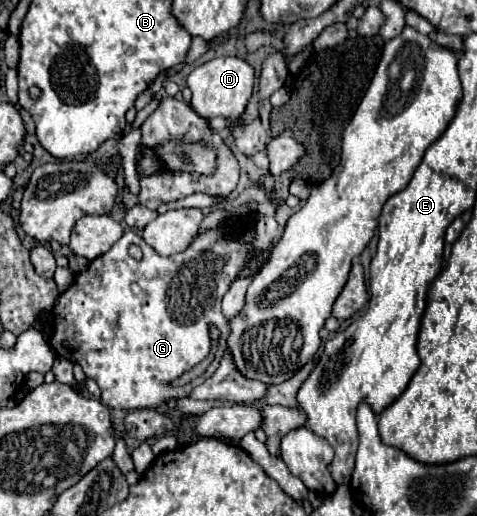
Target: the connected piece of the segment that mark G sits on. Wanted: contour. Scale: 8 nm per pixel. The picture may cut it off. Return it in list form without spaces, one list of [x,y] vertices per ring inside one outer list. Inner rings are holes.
[[[127,229],[125,235],[105,255],[97,257],[87,265],[87,269],[77,273],[69,289],[57,297],[57,303],[53,307],[55,323],[53,335],[49,337],[49,345],[57,353],[57,357],[81,365],[85,375],[101,387],[101,403],[111,409],[133,411],[157,407],[171,397],[185,397],[193,387],[197,387],[217,371],[219,359],[223,357],[229,335],[227,321],[221,313],[223,295],[239,277],[243,265],[251,269],[251,275],[257,275],[267,257],[269,251],[253,249],[251,245],[241,243],[237,237],[229,235],[225,229],[199,231],[199,235],[191,241],[191,245],[185,251],[161,257],[153,247],[149,247],[143,241],[143,237],[139,237],[133,229]],[[131,243],[137,243],[143,251],[143,257],[139,261],[135,261],[127,253]],[[211,323],[217,325],[217,329],[221,329],[221,341],[217,349],[211,349]],[[207,357],[211,357],[211,363],[207,365],[207,371],[201,377],[185,385],[175,385],[175,379],[191,371]]]

